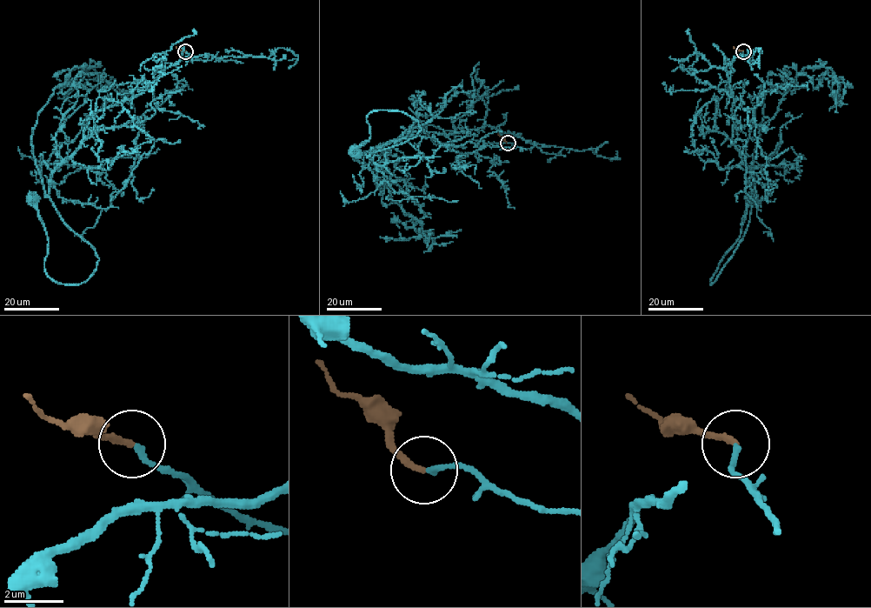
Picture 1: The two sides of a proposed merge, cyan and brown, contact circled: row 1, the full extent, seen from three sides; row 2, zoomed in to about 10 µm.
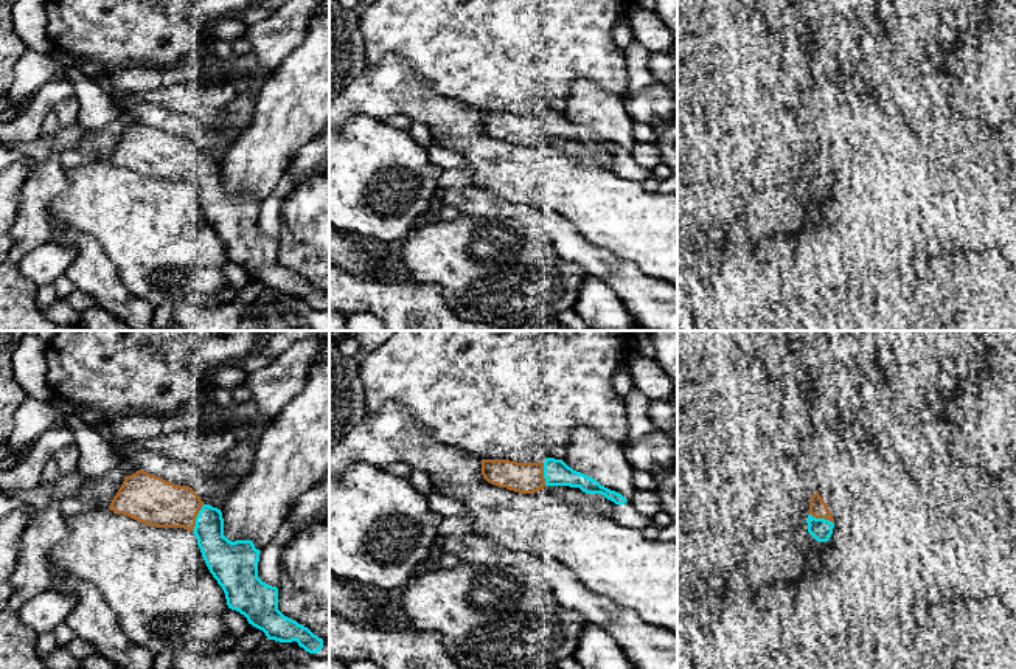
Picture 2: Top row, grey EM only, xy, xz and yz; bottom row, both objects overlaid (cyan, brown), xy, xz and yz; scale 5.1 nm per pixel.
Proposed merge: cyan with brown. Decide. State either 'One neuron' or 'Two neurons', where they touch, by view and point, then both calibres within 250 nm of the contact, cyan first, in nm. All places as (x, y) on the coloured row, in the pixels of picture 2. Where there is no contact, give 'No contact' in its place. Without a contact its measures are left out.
One neuron. Touches cyan at xy (196, 517). Thickness 190 nm (cyan) against 260 nm

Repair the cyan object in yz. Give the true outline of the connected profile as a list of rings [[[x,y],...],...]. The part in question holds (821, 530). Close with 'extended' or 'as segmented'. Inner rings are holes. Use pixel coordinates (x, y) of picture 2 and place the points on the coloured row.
[[[816,492],[811,495],[809,500],[809,515],[808,515],[808,532],[817,540],[817,542],[828,542],[833,528],[834,528],[834,518],[831,512],[828,511],[826,503],[823,498]]] | extended

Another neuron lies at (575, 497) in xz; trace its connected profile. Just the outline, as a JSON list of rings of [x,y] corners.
[[[545,486],[544,489],[555,492],[564,503],[583,511],[601,515],[611,515],[617,506],[601,494],[586,494],[579,487],[570,486]]]

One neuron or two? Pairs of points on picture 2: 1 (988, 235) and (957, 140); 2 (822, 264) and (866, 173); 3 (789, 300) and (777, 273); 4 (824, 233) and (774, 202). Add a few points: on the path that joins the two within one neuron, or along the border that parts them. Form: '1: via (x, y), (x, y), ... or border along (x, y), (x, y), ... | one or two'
1: border along (999, 211), (971, 214) | two
2: via (845, 241), (866, 221), (866, 196) | one
3: border along (786, 286), (771, 295) | two
4: border along (802, 201), (803, 221), (793, 235) | two

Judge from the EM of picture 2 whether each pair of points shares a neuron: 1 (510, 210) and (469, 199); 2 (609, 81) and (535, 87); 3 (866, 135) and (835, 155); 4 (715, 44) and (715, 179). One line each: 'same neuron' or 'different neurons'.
1: same neuron
2: same neuron
3: different neurons
4: same neuron

